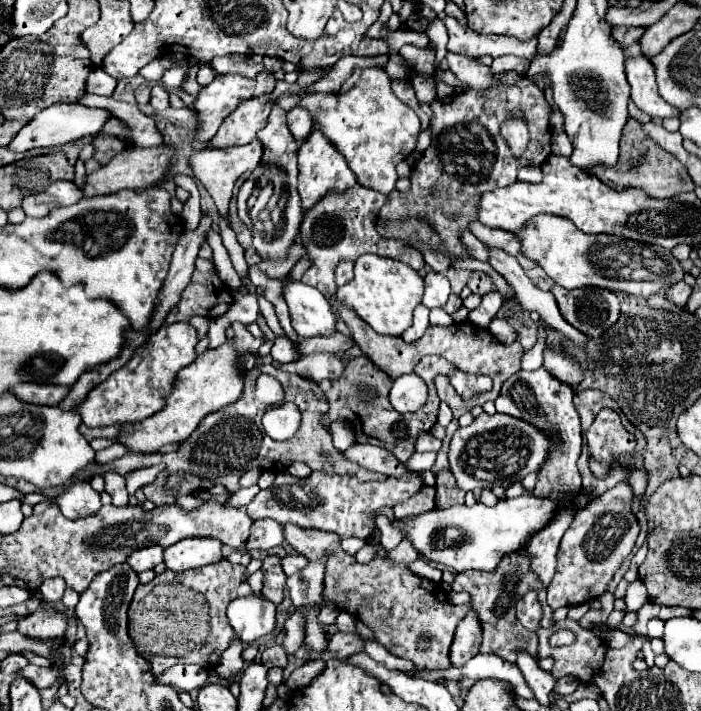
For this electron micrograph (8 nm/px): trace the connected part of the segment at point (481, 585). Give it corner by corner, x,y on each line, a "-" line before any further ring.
527,544
521,546
519,550
507,554
497,570
493,572
481,572
481,570
469,570
469,572
461,572
457,574
455,582
453,582
453,590
465,590
471,594
473,602
471,608
477,610
479,618
481,618
481,626
483,626
483,644
481,644
481,652
491,652
497,654
509,662
515,662
519,656
519,650
525,650
529,656
539,658
537,652
537,634
527,634
527,630
521,626
517,614
515,614
515,604
519,602
519,598
523,594
527,594
529,590
539,588
539,578
537,574
531,570
529,566
529,554
527,554

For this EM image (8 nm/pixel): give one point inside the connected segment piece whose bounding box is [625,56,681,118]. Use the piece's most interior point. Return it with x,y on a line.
640,73

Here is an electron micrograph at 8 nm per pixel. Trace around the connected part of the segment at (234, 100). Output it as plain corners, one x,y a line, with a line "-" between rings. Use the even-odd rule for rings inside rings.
219,74
195,98
195,110
201,118
197,140
211,140
221,122
245,100
253,98
257,80
239,74

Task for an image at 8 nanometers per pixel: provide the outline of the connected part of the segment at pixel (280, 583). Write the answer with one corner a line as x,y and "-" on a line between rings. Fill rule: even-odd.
267,556
261,566
265,580
263,580
263,596
271,600
273,604
279,604
283,600
283,588
285,588
285,572
281,568
279,556

